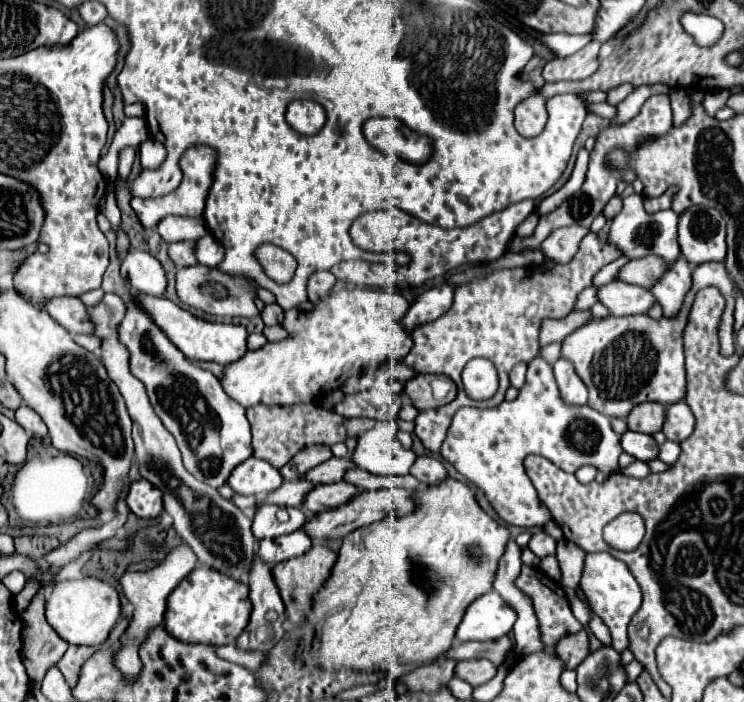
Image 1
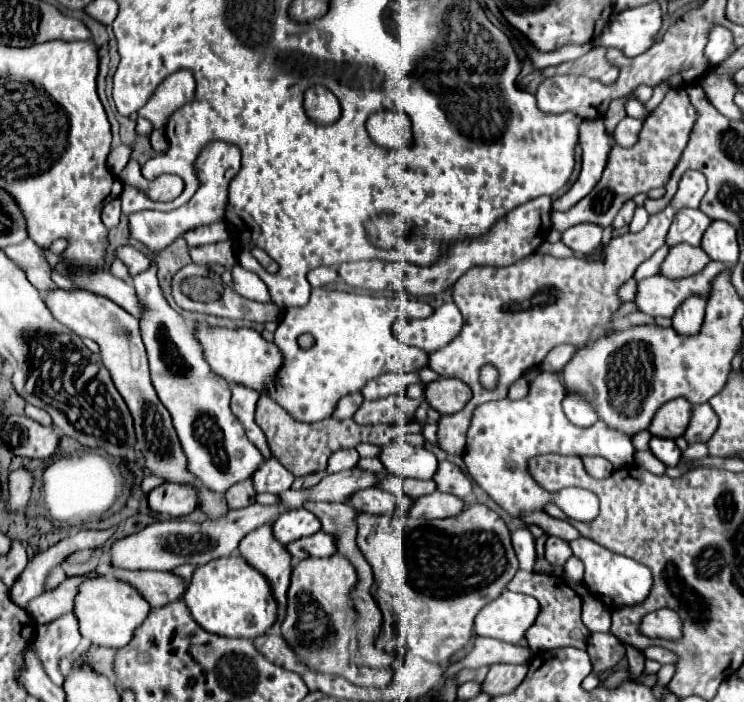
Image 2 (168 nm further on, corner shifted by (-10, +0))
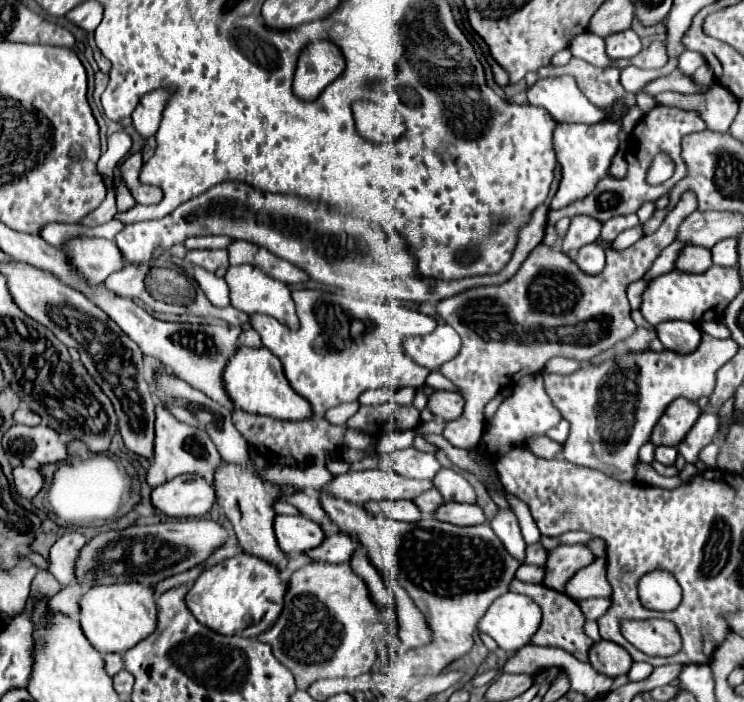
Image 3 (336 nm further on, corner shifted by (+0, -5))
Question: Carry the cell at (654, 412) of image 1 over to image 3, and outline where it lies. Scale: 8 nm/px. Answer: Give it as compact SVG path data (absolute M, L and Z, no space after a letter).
M682 397L676 399L674 403L668 405L664 415L658 419L650 435L650 443L676 447L684 439L684 435L692 429L698 415L700 415L700 407L696 403L686 401Z

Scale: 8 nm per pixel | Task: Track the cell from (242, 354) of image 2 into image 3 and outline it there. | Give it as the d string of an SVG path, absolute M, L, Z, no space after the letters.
M238 345L238 349L232 353L228 365L222 371L222 381L230 401L246 413L270 415L284 421L300 421L312 415L310 403L290 387L290 383L284 377L280 359L274 353L270 353L266 347L252 349Z

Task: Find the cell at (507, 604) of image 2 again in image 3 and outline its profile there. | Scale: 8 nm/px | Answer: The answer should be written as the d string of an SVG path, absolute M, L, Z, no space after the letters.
M504 593L494 601L478 621L478 631L490 635L500 649L518 651L524 647L540 625L538 605L518 593Z

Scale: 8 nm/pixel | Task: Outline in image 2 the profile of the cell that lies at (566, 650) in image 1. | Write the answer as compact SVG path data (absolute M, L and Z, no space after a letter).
M594 632L588 638L588 656L592 660L594 672L606 672L612 670L624 656L626 656L626 648L620 640L616 640L616 636L612 634L600 634Z

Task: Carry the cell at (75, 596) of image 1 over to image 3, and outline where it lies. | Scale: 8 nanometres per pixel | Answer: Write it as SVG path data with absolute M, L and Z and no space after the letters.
M96 585L80 599L80 627L100 653L122 653L146 639L156 629L154 593L146 585Z

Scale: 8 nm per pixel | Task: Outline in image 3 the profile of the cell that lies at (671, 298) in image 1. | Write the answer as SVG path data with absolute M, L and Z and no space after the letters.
M664 321L660 325L656 325L658 331L658 339L662 341L662 345L670 351L676 353L692 353L698 343L700 343L700 331L694 323L690 321Z

